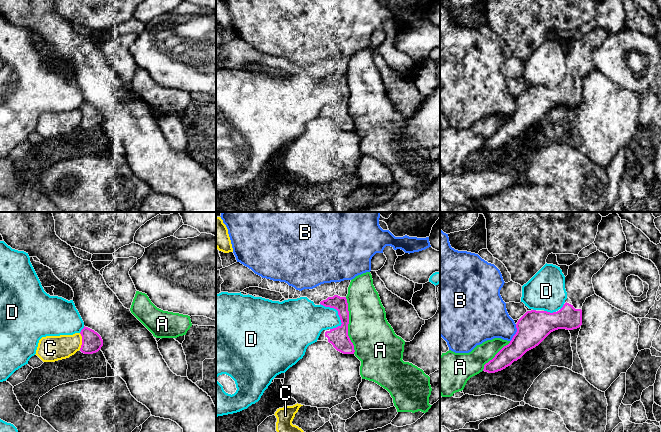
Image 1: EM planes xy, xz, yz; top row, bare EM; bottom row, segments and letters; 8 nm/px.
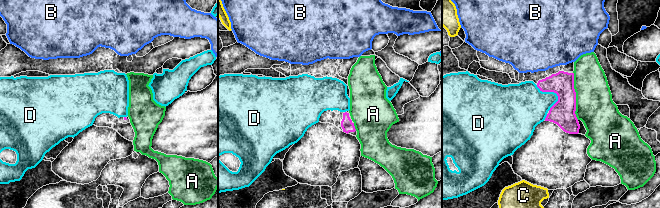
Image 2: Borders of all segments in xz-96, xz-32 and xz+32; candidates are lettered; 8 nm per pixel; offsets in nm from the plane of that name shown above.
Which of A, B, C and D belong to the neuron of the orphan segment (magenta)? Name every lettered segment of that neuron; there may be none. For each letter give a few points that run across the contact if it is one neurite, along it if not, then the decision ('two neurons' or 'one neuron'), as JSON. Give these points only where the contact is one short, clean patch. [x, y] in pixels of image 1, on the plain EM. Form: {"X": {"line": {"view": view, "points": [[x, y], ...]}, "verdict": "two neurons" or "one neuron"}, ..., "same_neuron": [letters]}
{"A": {"verdict": "two neurons"}, "B": {"verdict": "two neurons"}, "C": {"line": {"view": "xy", "points": [[79, 109], [81, 112], [80, 125]]}, "verdict": "two neurons"}, "D": {"verdict": "two neurons"}, "same_neuron": []}

